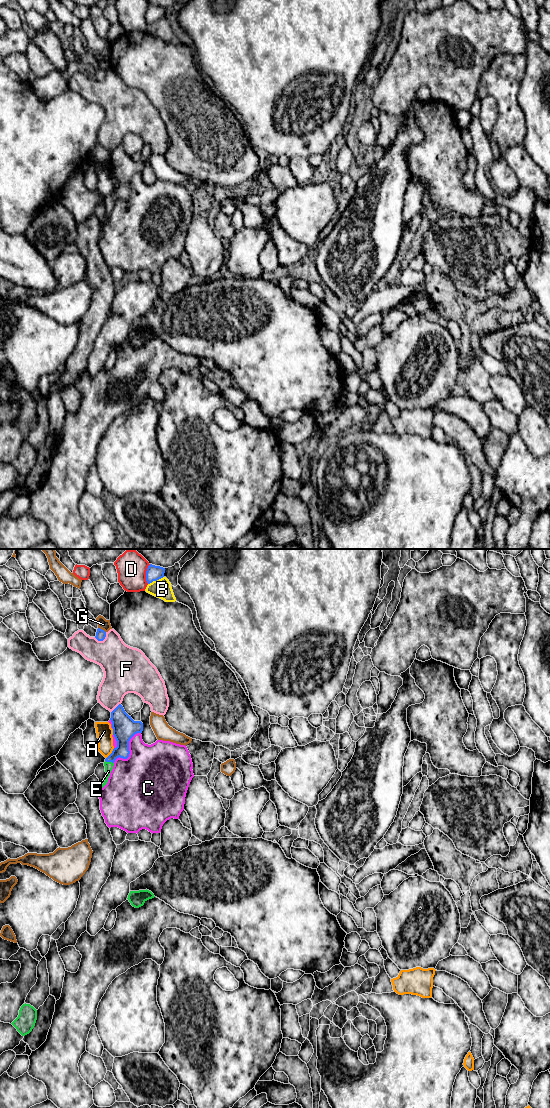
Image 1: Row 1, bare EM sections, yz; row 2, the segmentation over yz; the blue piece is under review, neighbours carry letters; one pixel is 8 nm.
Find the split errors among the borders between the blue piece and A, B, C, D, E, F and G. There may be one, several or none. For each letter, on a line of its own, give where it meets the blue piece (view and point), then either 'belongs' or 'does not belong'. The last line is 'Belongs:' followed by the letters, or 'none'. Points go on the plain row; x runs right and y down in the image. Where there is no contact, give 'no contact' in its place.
A: meets blue in yz at (111, 193); does not belong
B: meets blue in yz at (155, 20); does not belong
C: meets blue in yz at (128, 190); does not belong
D: meets blue in yz at (146, 14); does not belong
E: meets blue in yz at (109, 201); belongs
F: meets blue in yz at (102, 80); does not belong
G: meets blue in yz at (101, 69); does not belong
Belongs: E

